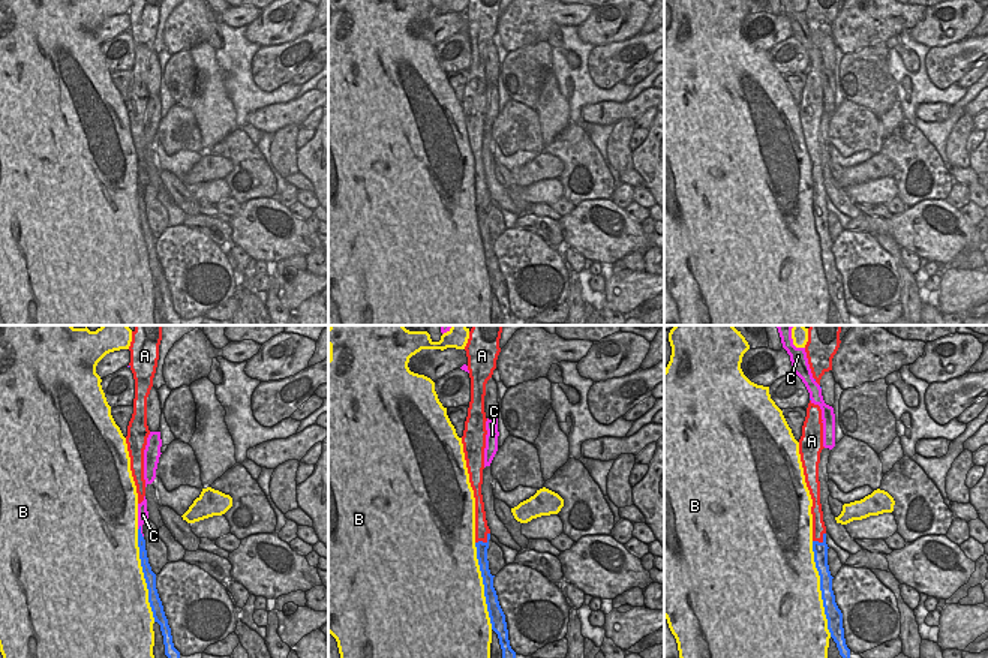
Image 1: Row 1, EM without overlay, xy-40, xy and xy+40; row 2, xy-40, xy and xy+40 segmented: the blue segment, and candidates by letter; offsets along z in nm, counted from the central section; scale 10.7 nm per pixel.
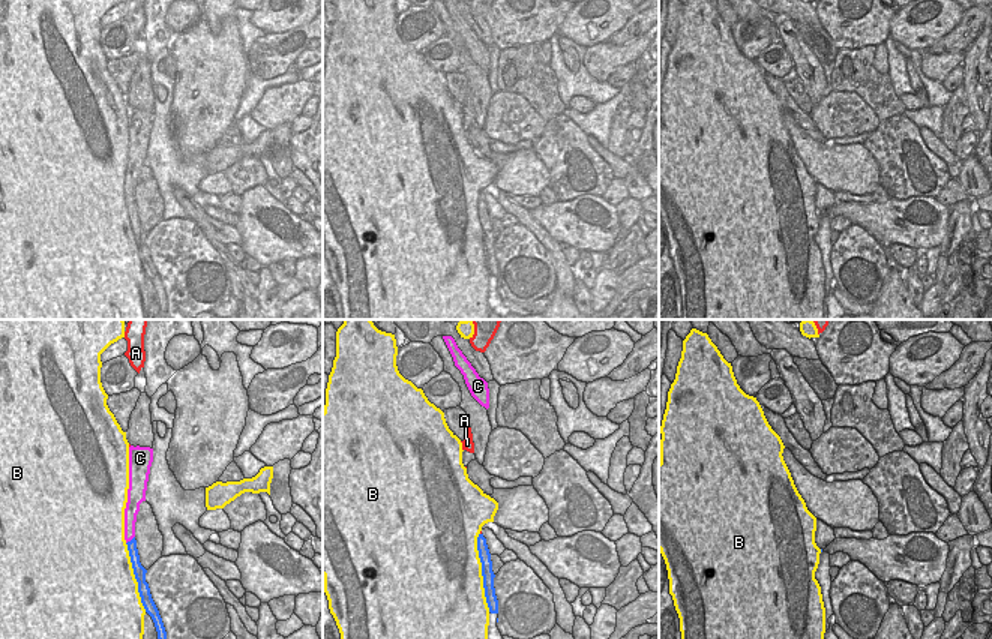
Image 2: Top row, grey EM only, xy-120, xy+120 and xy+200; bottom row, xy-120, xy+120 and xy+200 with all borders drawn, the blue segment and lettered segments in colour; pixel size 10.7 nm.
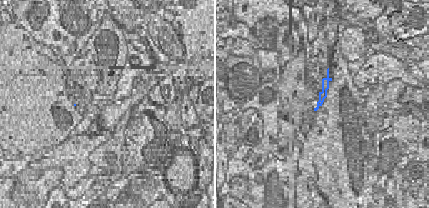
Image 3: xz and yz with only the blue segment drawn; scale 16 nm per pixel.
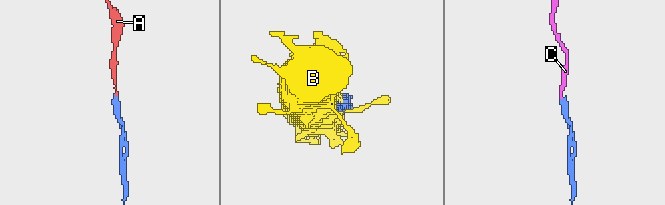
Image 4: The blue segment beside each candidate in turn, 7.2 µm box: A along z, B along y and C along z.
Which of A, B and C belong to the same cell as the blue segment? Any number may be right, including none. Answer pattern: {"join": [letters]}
{"join": ["C"]}

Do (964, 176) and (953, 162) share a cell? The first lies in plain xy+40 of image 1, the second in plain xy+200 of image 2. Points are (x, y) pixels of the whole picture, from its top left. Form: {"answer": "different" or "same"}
{"answer": "same"}

